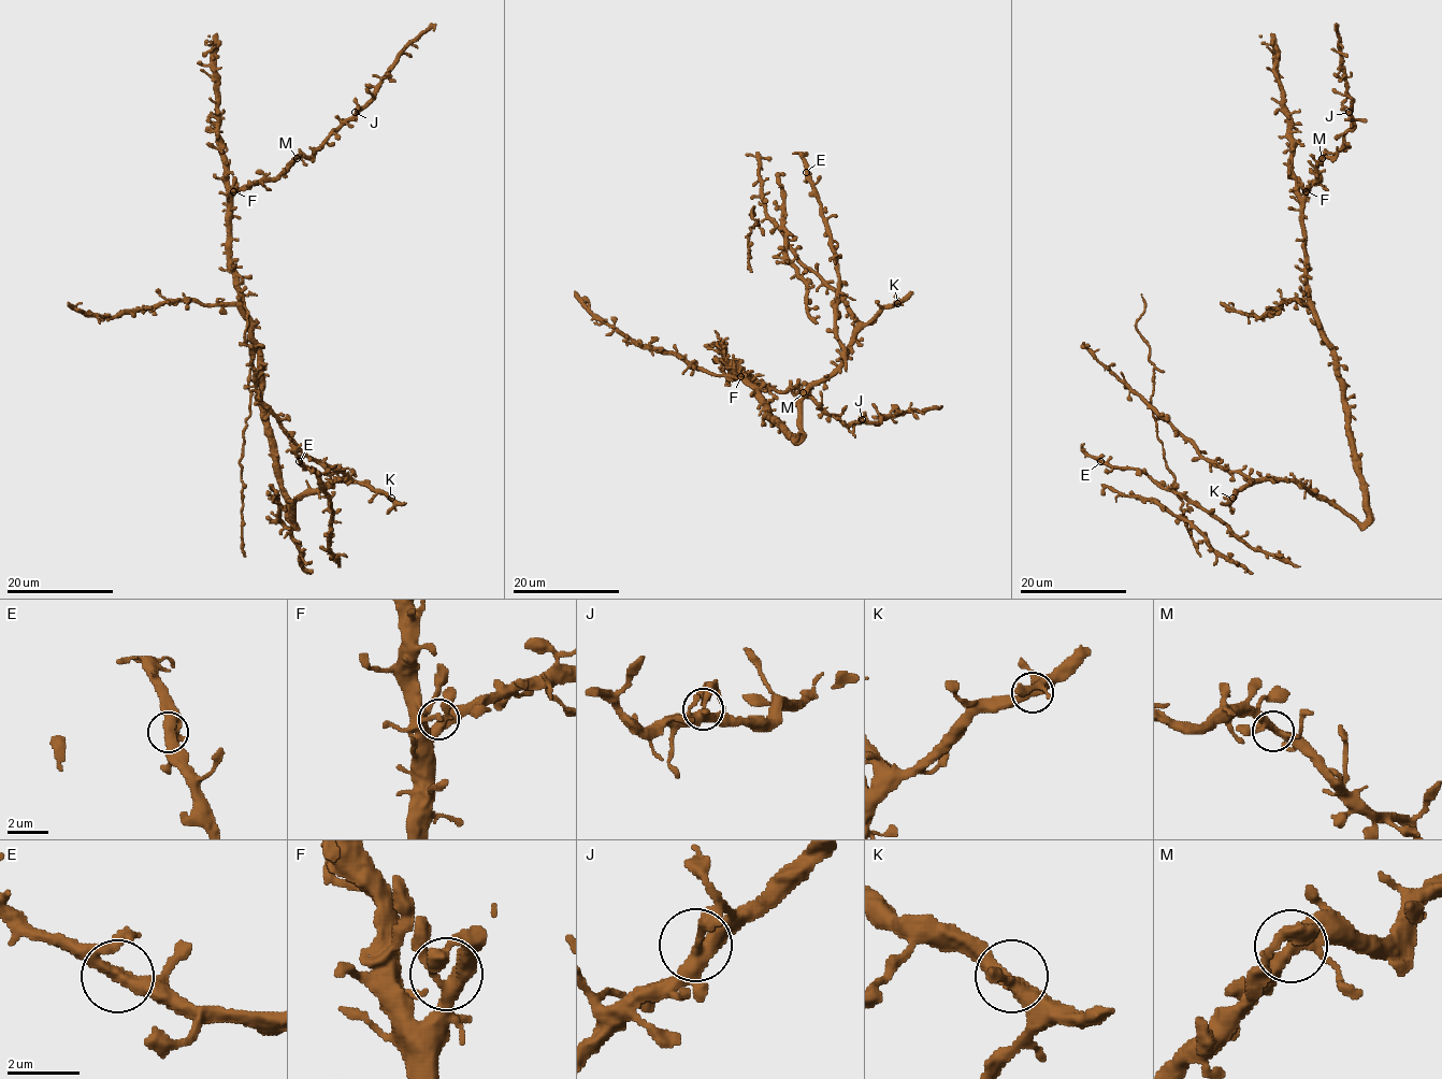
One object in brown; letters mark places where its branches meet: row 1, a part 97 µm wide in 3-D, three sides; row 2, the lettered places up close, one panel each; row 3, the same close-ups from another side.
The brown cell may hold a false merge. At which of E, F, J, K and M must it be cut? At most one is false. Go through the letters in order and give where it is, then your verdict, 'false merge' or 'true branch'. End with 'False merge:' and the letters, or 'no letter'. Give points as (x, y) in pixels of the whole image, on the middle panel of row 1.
E: (806, 172) | true branch
F: (740, 376) | true branch
J: (862, 419) | true branch
K: (897, 303) | true branch
M: (803, 392) | true branch
False merge: no letter

